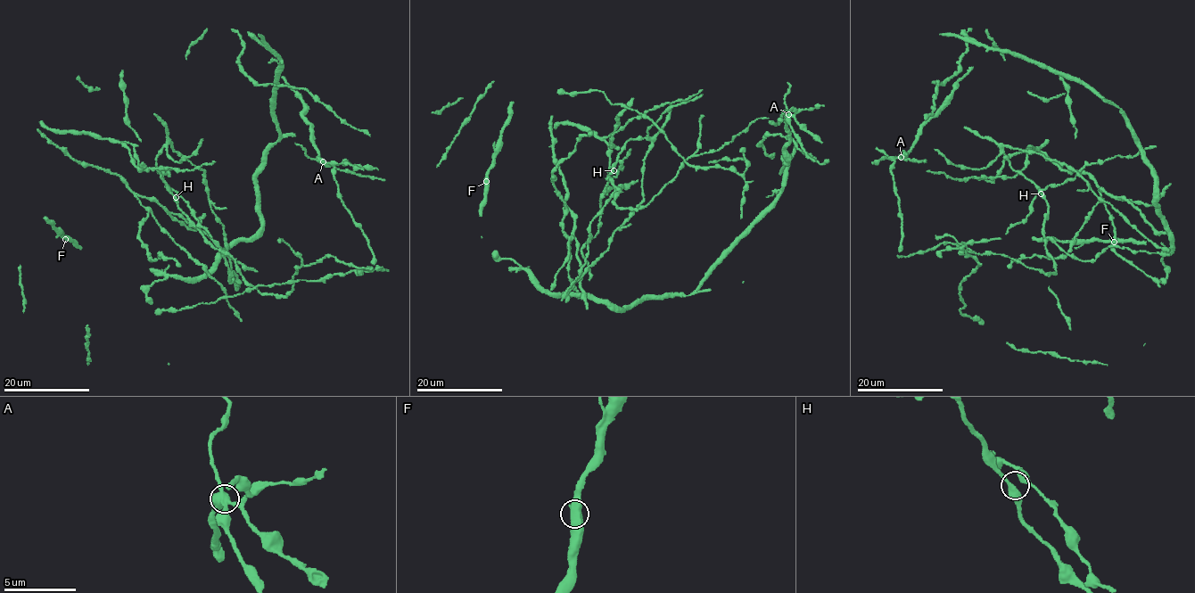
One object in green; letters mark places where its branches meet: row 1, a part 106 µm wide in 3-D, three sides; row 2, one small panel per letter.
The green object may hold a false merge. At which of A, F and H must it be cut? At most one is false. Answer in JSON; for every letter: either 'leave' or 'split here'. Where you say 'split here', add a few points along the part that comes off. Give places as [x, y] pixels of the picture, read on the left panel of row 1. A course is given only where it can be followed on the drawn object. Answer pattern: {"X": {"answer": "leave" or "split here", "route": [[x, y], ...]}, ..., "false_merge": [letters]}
{"A": {"answer": "leave"}, "F": {"answer": "leave"}, "H": {"answer": "leave"}, "false_merge": []}

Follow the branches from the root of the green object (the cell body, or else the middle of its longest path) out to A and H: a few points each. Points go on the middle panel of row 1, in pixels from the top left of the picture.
A: (724, 144), (747, 130), (754, 119), (766, 117), (779, 125), (784, 112), (792, 109), (796, 112), (788, 114)
H: (724, 144), (687, 158), (661, 193), (638, 209), (617, 209), (613, 201), (621, 192), (608, 177), (613, 170)

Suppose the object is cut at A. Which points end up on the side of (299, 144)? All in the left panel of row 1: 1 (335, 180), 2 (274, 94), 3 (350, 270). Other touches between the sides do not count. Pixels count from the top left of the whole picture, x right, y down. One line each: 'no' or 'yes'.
1: no
2: yes
3: yes

